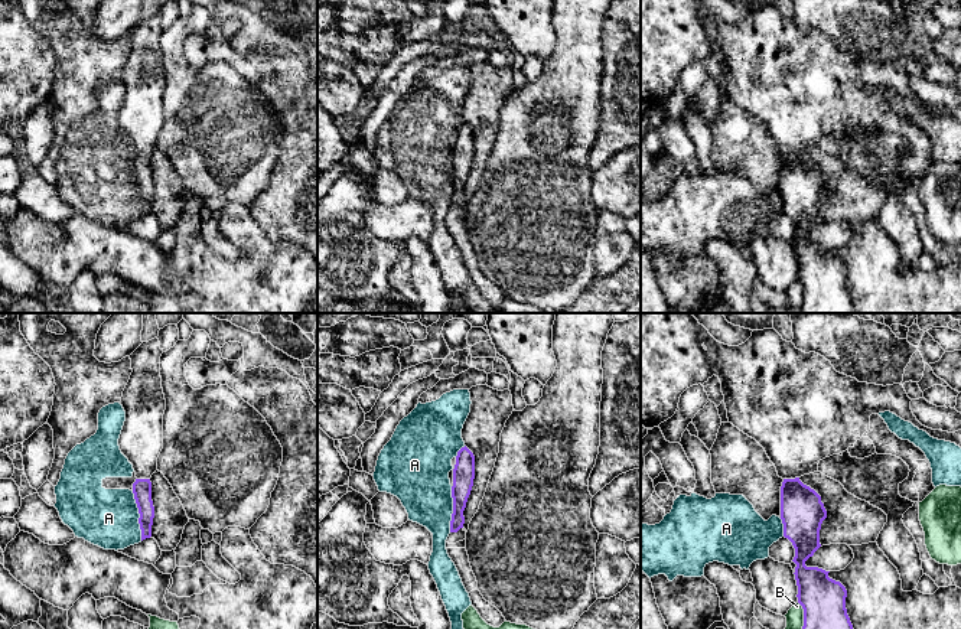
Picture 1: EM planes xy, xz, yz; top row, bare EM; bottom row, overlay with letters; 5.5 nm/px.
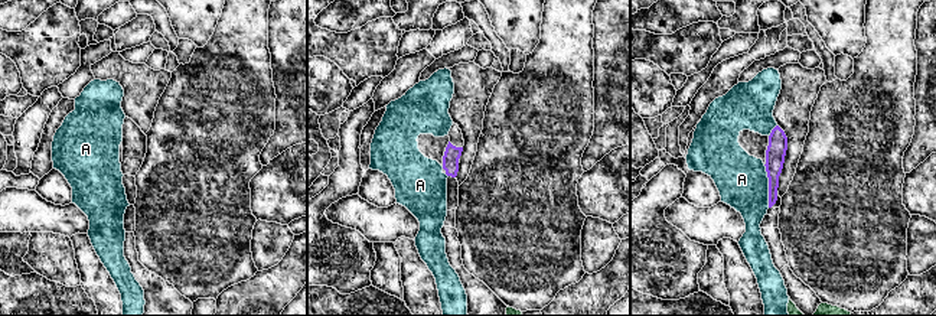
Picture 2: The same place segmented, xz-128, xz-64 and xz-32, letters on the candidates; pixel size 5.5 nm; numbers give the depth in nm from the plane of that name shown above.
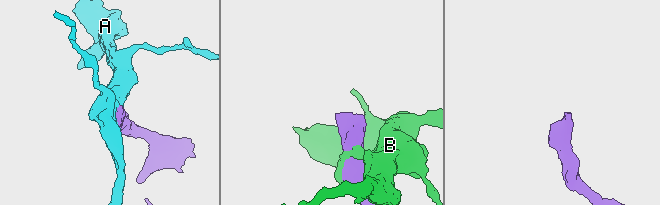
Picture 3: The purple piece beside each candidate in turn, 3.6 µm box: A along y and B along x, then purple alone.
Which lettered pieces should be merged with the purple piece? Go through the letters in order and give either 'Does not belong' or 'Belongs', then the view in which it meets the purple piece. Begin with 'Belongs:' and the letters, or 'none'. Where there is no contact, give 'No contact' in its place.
Belongs: none
A: Does not belong. Touches purple in xy
B: Does not belong. Touches purple in yz

